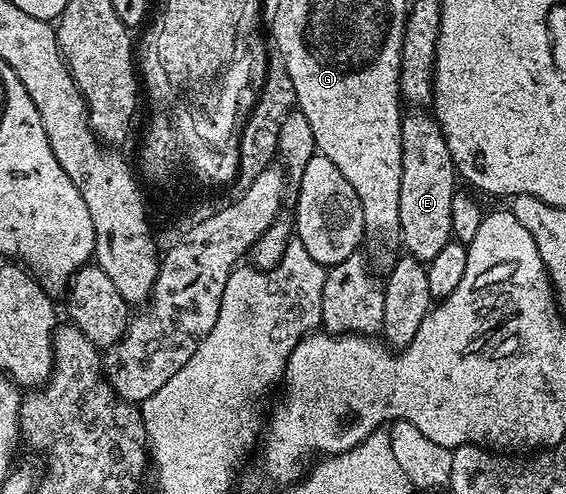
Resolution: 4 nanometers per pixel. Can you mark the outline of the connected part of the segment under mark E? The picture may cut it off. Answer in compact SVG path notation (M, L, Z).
M414 110L402 117L402 133L400 134L402 147L402 173L400 174L400 244L403 244L409 255L423 262L429 262L444 250L444 246L451 243L452 237L452 200L456 191L456 173L454 163L448 154L448 142L444 142L444 134L440 130L433 115L422 110Z

